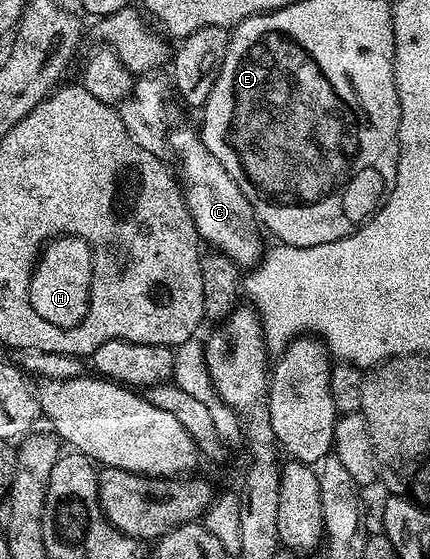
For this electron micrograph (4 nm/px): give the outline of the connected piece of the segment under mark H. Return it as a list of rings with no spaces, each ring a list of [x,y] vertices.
[[[58,235],[50,239],[38,255],[29,281],[29,299],[35,312],[56,327],[77,326],[89,310],[93,267],[93,251],[81,237]]]

